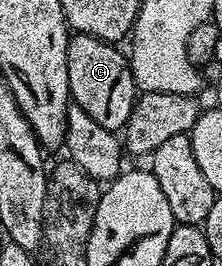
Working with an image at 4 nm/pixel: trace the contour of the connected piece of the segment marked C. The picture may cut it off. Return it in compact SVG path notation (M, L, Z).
M73 33L68 39L68 93L71 101L91 116L102 128L123 131L128 125L138 97L129 59L111 42L89 34Z

